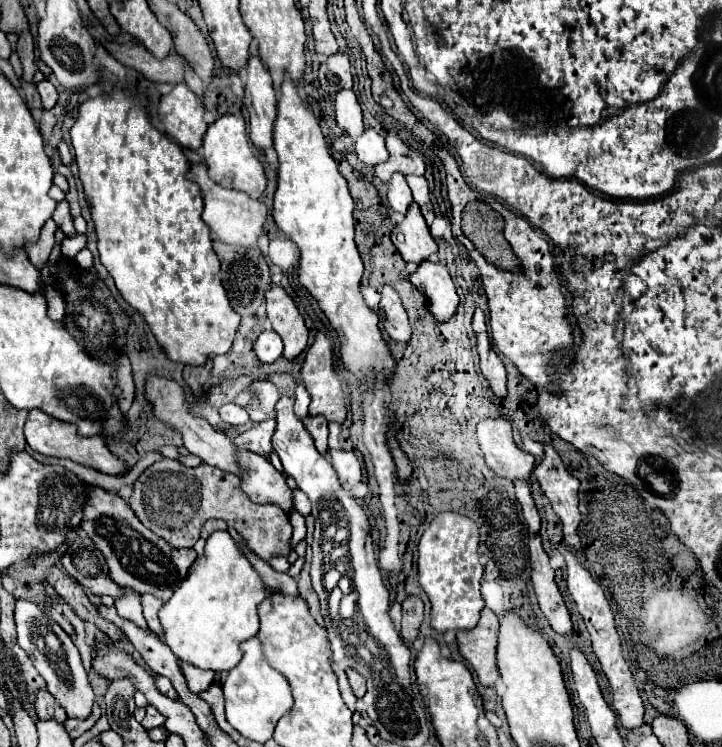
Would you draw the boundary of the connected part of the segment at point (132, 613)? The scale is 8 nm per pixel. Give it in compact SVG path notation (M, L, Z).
M120 587L120 589L124 591L124 595L120 595L120 599L114 599L118 615L134 621L138 627L144 627L146 623L144 623L144 617L142 617L140 595L136 591L132 591L130 587Z

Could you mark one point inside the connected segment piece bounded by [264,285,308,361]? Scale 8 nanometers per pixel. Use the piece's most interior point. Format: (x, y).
(286, 320)

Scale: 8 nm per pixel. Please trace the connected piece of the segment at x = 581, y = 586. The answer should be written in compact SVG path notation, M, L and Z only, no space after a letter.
M560 547L560 551L564 553L566 557L566 565L568 565L568 591L572 595L572 599L576 601L576 607L586 623L586 629L592 637L592 649L610 681L610 689L612 689L612 707L614 711L618 713L618 719L620 723L626 727L626 729L634 729L634 727L640 727L644 723L644 703L642 703L642 697L638 693L638 687L634 683L634 677L632 677L632 671L622 655L622 643L620 643L620 637L618 637L618 631L616 631L616 625L614 625L614 613L610 609L610 603L602 591L602 587L592 579L592 575L576 561L576 557L566 551L564 547Z

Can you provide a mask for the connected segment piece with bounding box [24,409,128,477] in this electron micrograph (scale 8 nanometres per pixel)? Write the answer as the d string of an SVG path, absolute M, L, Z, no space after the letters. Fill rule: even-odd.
M32 409L30 415L28 415L28 421L26 421L26 427L24 427L24 435L26 435L26 443L42 453L42 455L50 455L50 457L64 457L64 459L70 459L74 463L80 463L84 467L92 467L100 473L108 473L108 475L124 475L126 473L126 463L122 459L118 459L116 455L112 455L108 451L108 445L106 445L106 439L104 435L96 435L96 437L80 437L76 427L72 423L64 423L64 421L58 421L50 415L46 415L44 411L40 409Z

